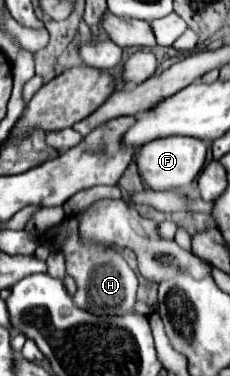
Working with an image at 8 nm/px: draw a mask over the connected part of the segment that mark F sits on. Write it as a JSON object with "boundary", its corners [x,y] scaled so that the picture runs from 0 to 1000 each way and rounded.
{"boundary":[[[713,364],[652,375],[609,391],[591,439],[609,481],[652,508],[739,508],[739,503],[809,503],[878,455],[896,428],[896,380],[843,364]]]}

